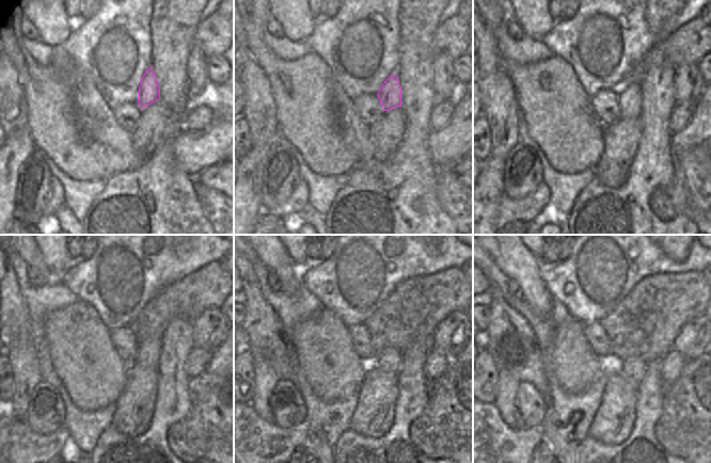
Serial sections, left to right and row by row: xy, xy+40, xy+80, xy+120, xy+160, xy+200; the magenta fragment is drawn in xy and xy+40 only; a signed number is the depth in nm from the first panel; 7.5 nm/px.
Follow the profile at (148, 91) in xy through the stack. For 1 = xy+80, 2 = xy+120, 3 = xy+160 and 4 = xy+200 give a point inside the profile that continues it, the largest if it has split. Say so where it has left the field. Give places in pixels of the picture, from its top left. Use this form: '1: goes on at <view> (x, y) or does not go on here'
1: goes on at xy+80 (629, 96)
2: goes on at xy+120 (148, 351)
3: goes on at xy+160 (390, 360)
4: goes on at xy+200 (633, 369)

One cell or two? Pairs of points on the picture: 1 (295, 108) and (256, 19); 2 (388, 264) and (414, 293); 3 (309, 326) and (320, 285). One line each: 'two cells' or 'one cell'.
1: one cell
2: two cells
3: two cells

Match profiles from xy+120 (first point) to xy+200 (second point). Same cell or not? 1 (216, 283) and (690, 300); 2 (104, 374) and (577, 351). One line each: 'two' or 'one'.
1: one
2: one

